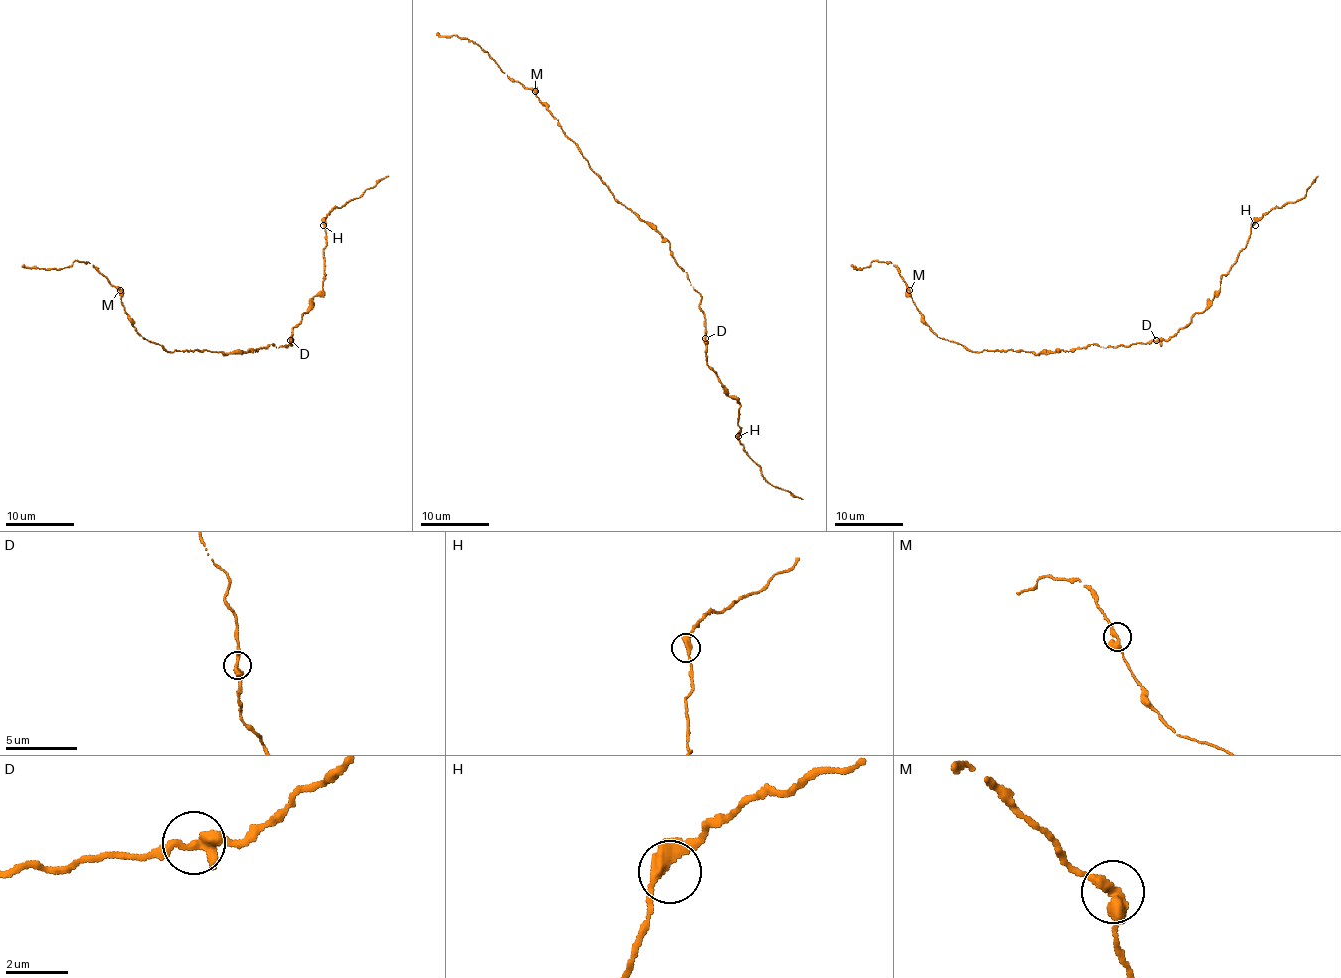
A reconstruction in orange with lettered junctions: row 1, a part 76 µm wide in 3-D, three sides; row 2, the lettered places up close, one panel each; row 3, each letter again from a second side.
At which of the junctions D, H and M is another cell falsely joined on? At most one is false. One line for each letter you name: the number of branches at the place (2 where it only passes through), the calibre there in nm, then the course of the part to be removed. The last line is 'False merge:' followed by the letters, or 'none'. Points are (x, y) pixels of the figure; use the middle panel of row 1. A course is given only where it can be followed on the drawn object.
False merge: none

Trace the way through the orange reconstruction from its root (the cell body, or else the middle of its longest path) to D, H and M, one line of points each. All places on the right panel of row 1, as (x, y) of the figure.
D: (1074, 349), (1086, 349), (1091, 344), (1115, 347), (1151, 344), (1156, 340)
H: (1074, 349), (1086, 349), (1091, 344), (1115, 347), (1169, 340), (1205, 309), (1255, 225)
M: (1074, 349), (1037, 354), (1024, 350), (967, 350), (960, 344), (941, 338), (929, 326), (910, 290)

